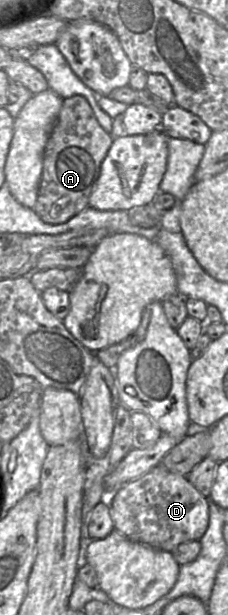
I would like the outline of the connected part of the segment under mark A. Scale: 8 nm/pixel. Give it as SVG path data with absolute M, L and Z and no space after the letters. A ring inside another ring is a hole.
M84 97L63 99L57 122L44 150L42 175L33 208L44 223L66 223L89 206L89 197L112 141L113 138L100 126Z

